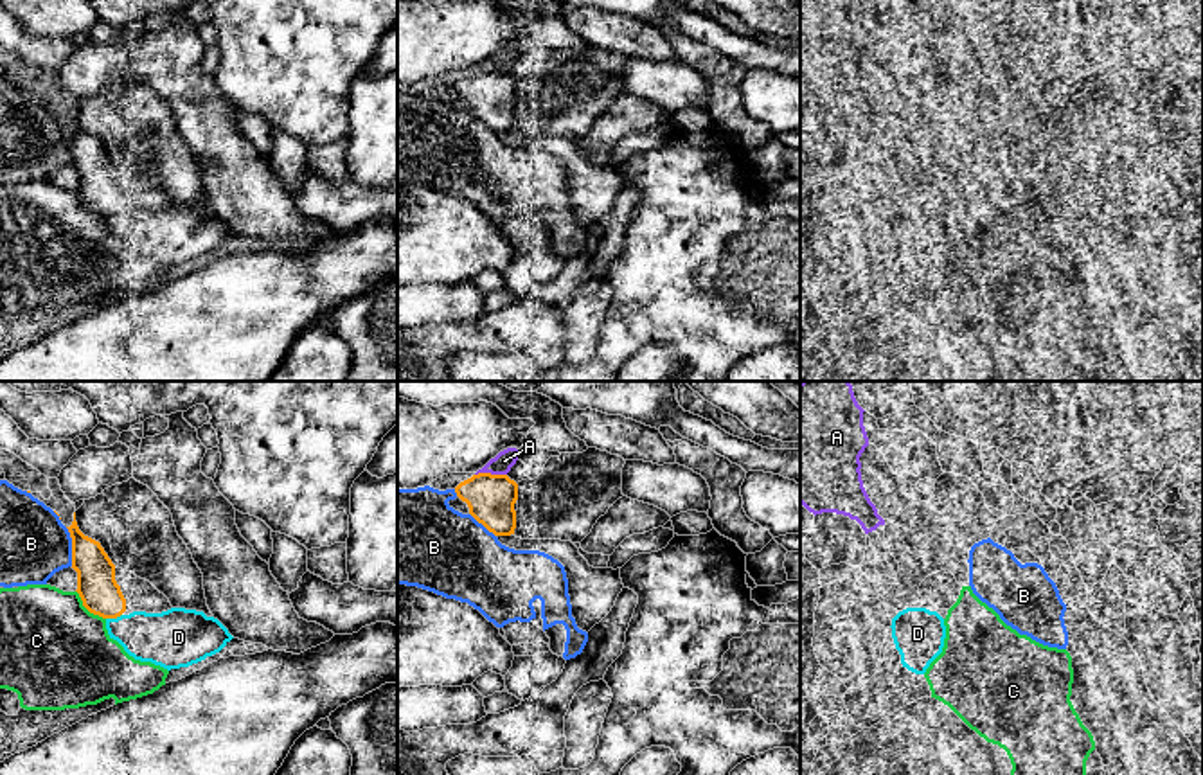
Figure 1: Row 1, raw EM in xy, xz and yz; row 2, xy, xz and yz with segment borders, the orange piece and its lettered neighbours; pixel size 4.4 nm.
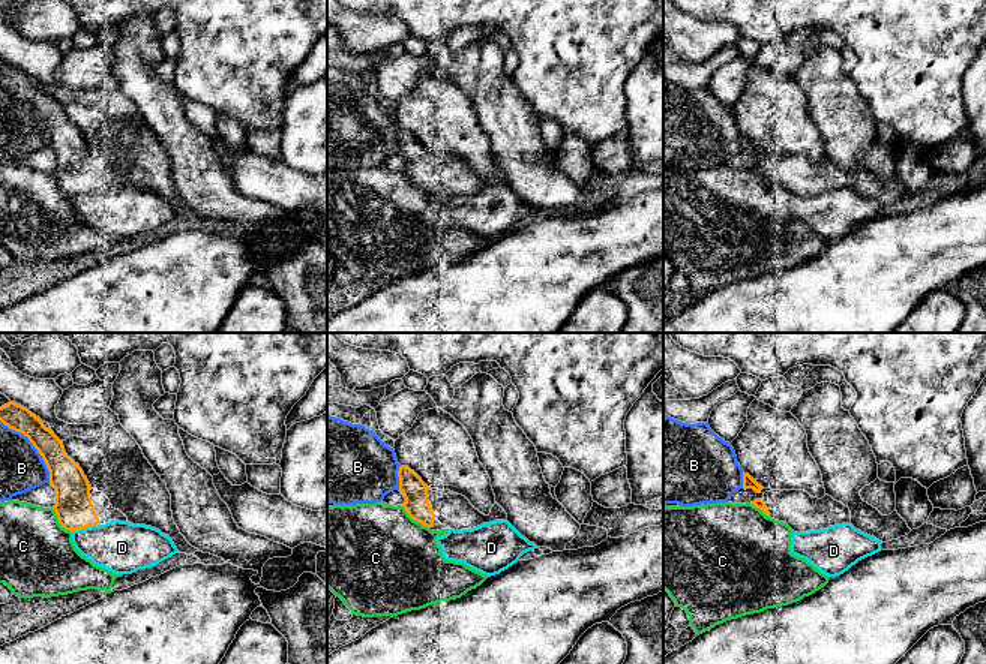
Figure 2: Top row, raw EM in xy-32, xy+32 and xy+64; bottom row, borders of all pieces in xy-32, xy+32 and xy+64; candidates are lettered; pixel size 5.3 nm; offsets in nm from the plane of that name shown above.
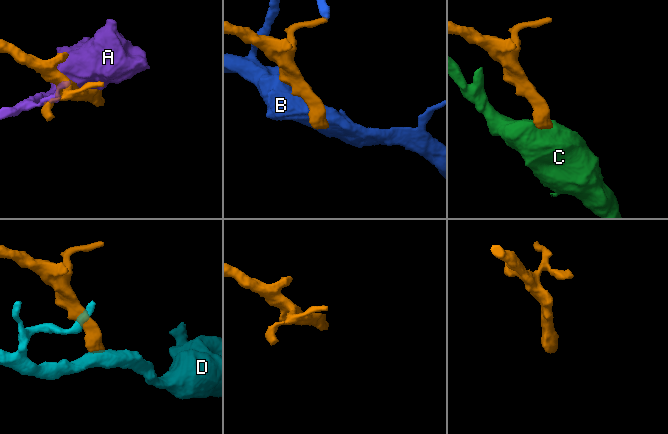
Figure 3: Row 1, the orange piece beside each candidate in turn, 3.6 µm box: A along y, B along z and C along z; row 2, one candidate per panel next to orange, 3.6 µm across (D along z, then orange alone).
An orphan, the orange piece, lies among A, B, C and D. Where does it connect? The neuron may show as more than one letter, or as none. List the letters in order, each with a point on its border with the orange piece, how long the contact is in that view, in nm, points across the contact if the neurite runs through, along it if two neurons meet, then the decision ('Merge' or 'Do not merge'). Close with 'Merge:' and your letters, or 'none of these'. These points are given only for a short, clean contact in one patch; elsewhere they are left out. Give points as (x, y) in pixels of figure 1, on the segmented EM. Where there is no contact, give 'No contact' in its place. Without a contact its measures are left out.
A: Touches orange at xz (490, 473). Shared border 140 nm. Do not merge
B: Touches orange at xy (72, 547). Shared border 180 nm. Do not merge
C: Touches orange at xy (87, 608). Shared border 190 nm. Boundary: xy (76, 590), (81, 603), (105, 619). Do not merge
D: Touches orange at xy (114, 617). Shared border 80 nm. Boundary: xy (121, 614), (106, 619). Do not merge
Merge: none of these

